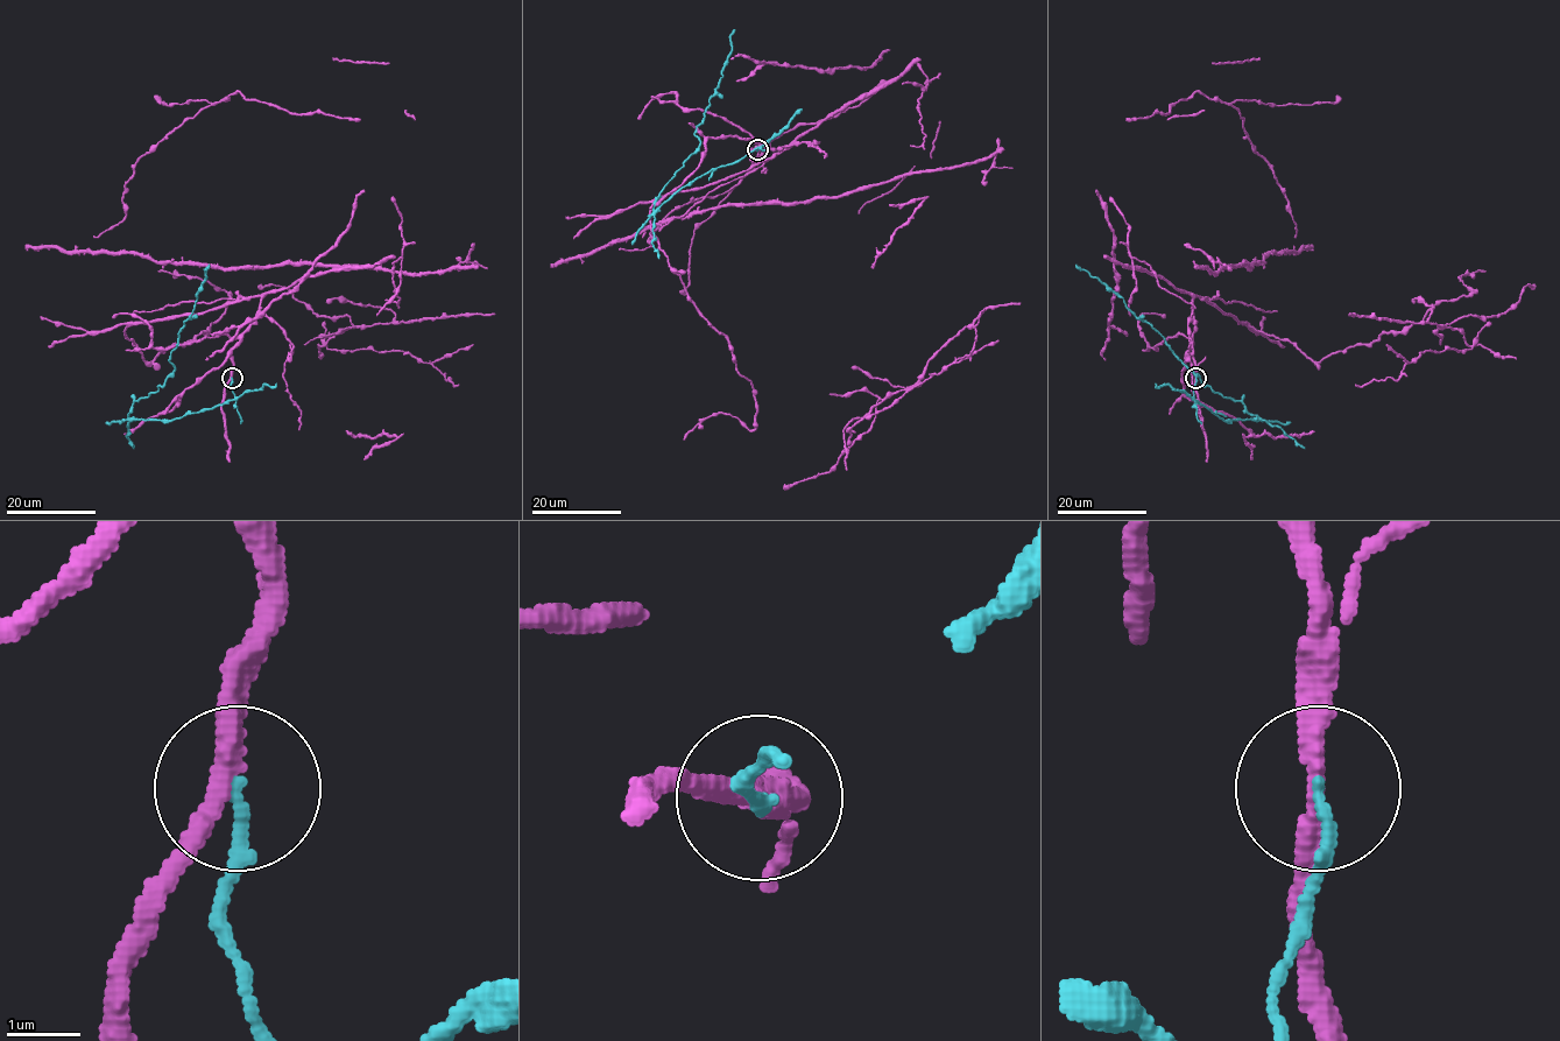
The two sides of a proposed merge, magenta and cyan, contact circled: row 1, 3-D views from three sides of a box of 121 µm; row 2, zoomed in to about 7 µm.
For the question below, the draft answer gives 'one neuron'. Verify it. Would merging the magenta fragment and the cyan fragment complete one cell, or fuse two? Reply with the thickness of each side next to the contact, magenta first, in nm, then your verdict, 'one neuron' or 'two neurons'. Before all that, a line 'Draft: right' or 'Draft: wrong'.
Draft: wrong
280/180 nm | two neurons

